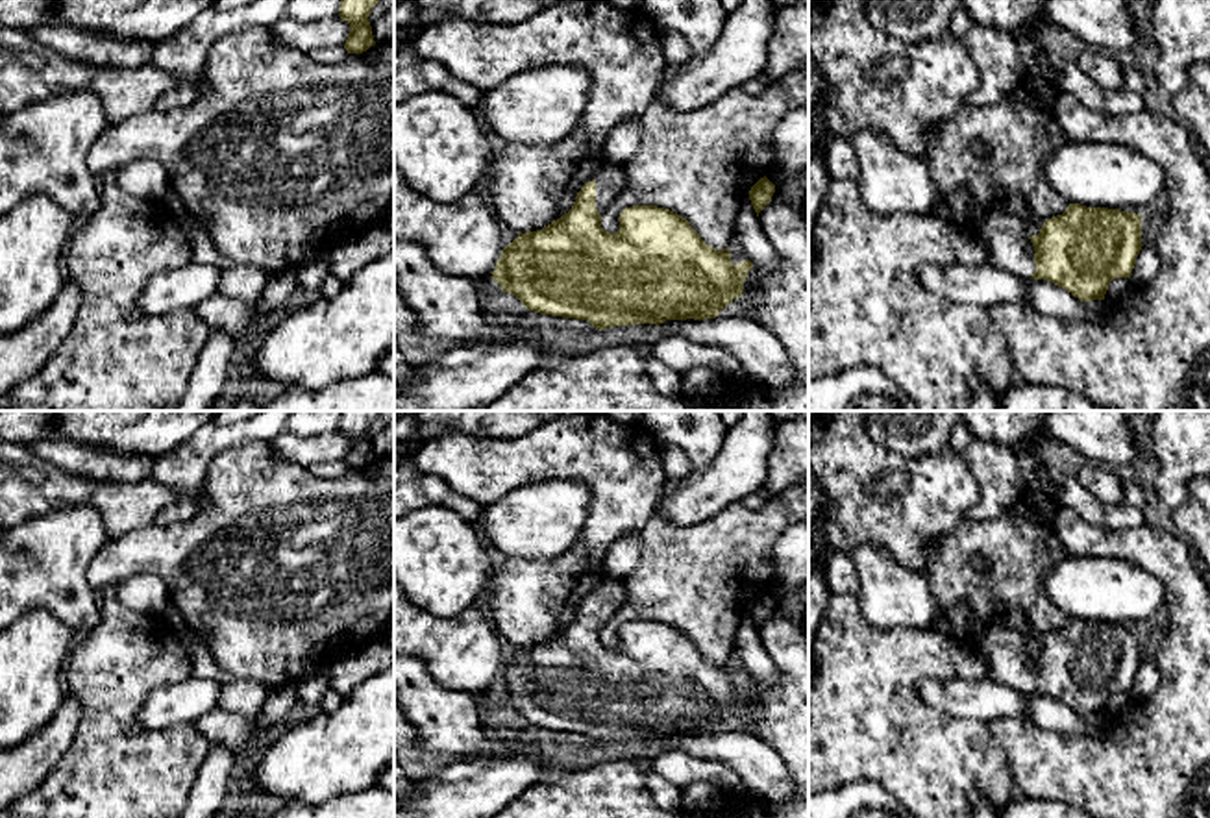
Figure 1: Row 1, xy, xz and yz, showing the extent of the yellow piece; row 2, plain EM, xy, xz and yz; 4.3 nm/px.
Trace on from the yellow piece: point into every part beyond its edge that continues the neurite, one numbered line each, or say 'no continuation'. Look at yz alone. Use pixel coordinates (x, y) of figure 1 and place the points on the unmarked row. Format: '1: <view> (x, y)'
1: yz (1005, 648)

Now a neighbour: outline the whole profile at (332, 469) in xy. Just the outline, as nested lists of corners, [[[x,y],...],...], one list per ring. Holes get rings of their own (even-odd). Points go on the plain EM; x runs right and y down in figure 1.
[[[327,461],[316,463],[309,468],[315,477],[339,477],[346,474],[350,468],[344,461]]]

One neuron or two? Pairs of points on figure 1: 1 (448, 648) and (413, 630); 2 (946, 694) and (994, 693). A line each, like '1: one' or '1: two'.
1: one
2: one

